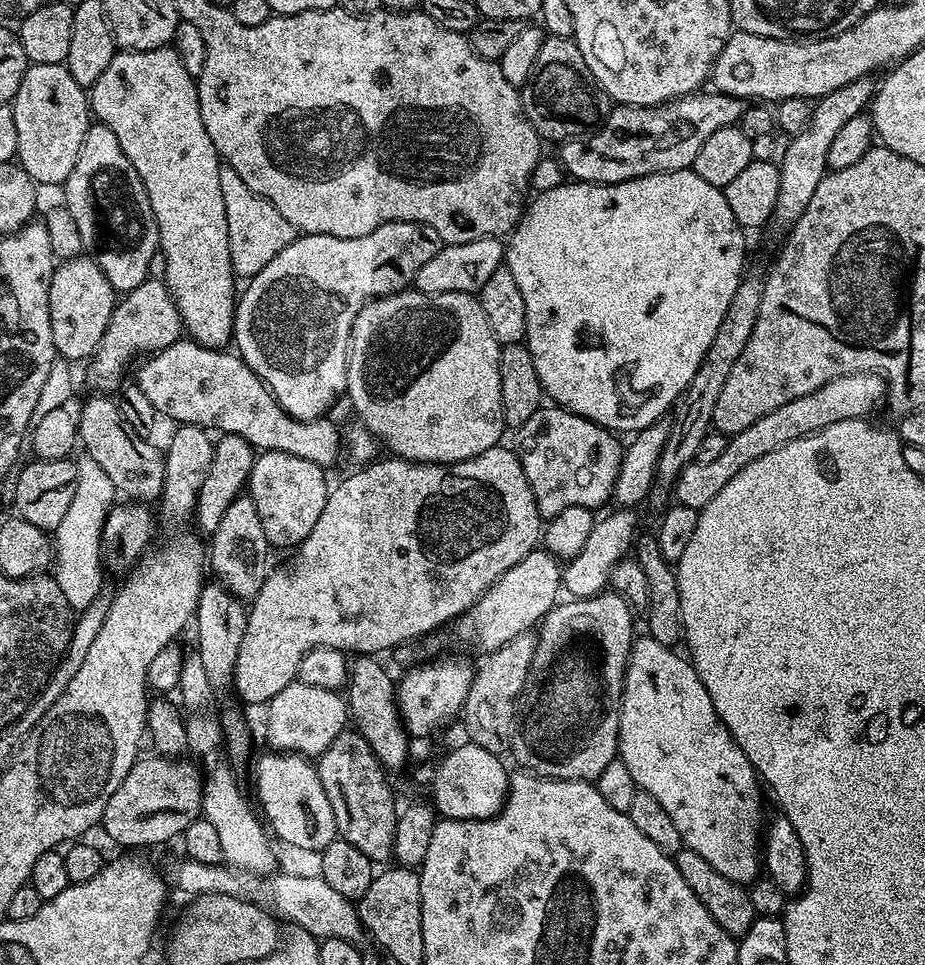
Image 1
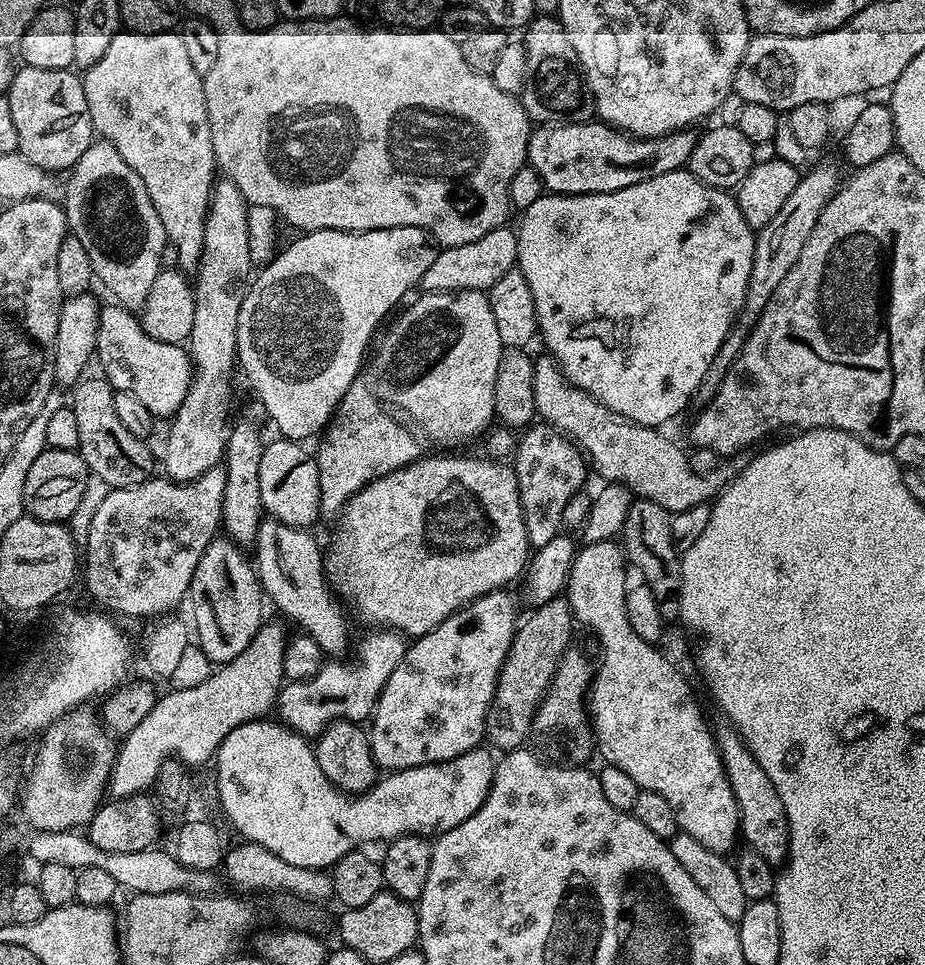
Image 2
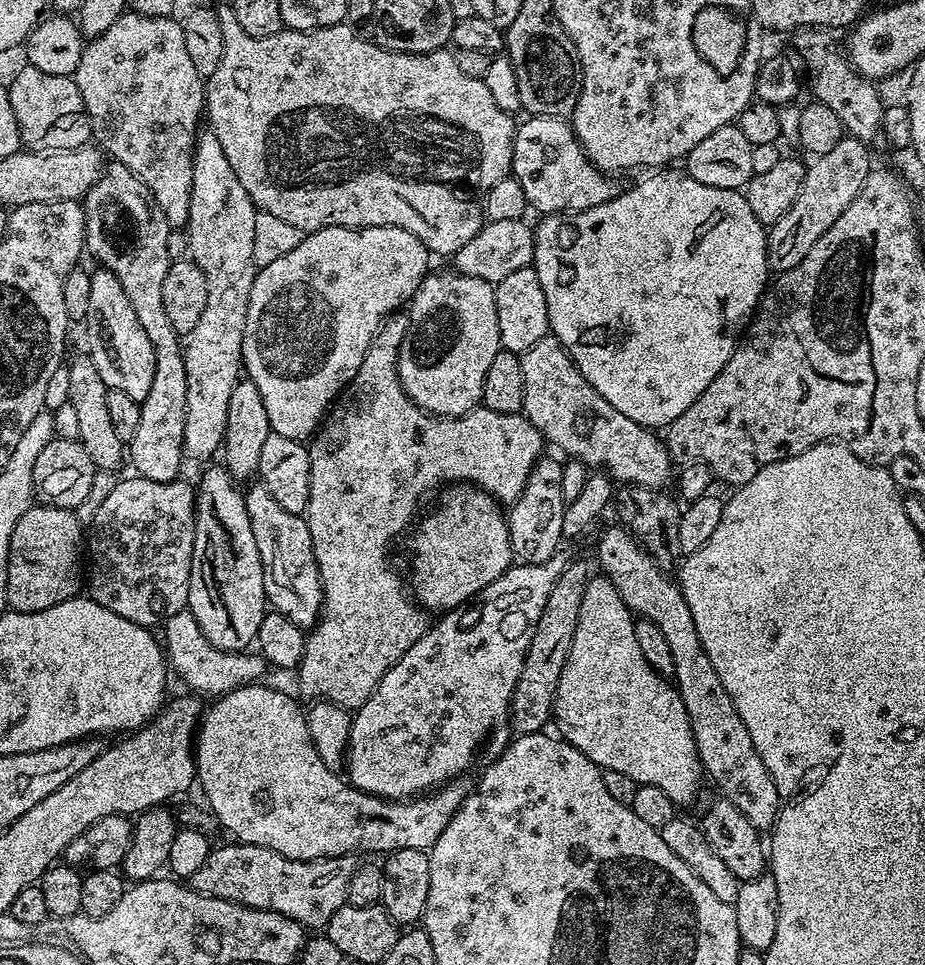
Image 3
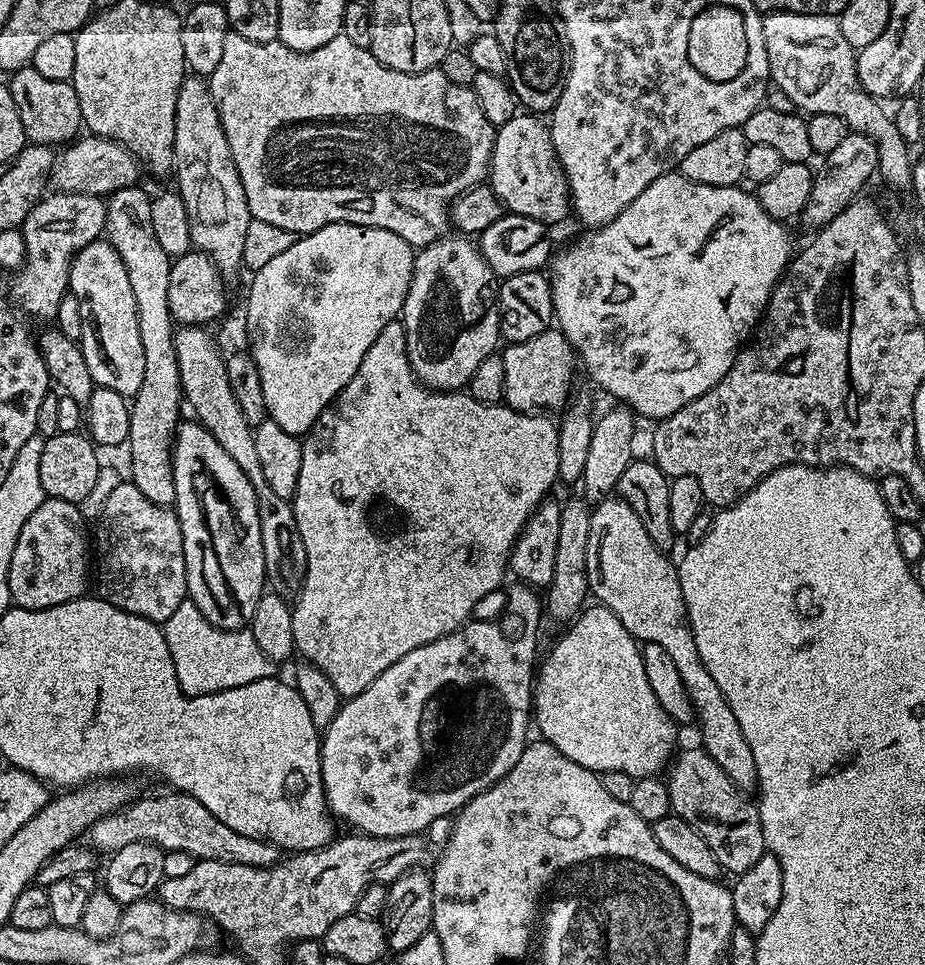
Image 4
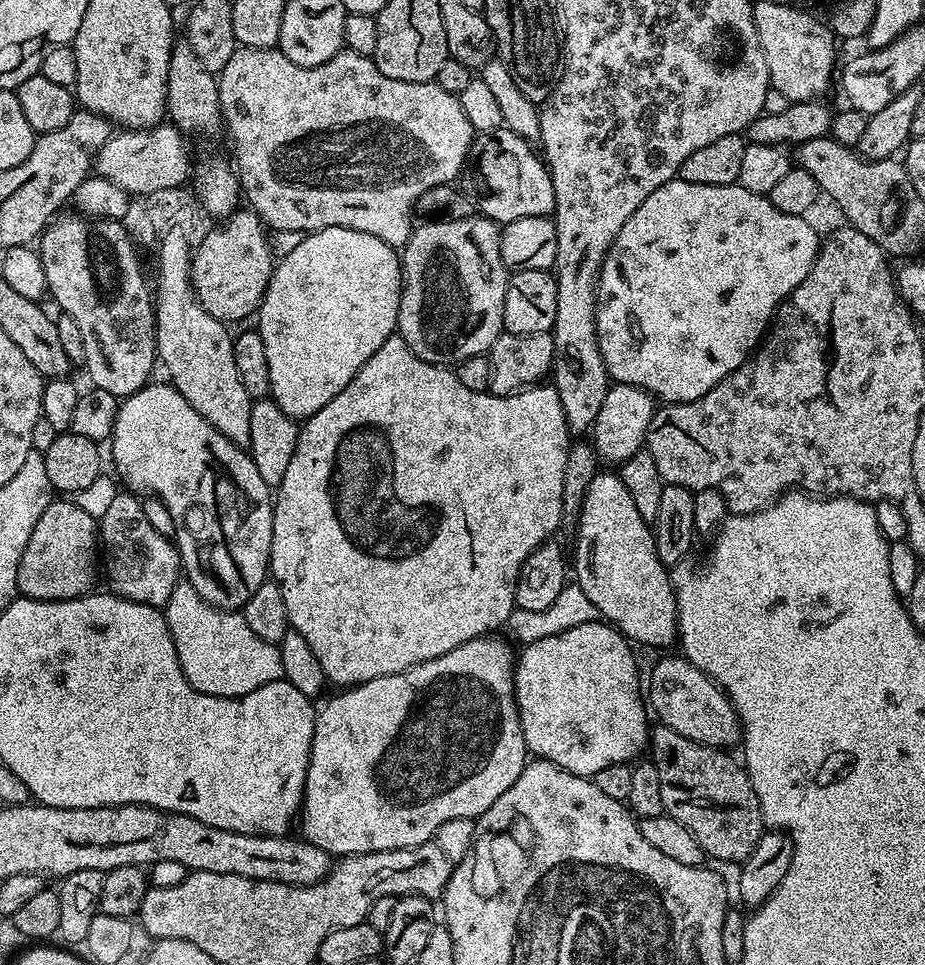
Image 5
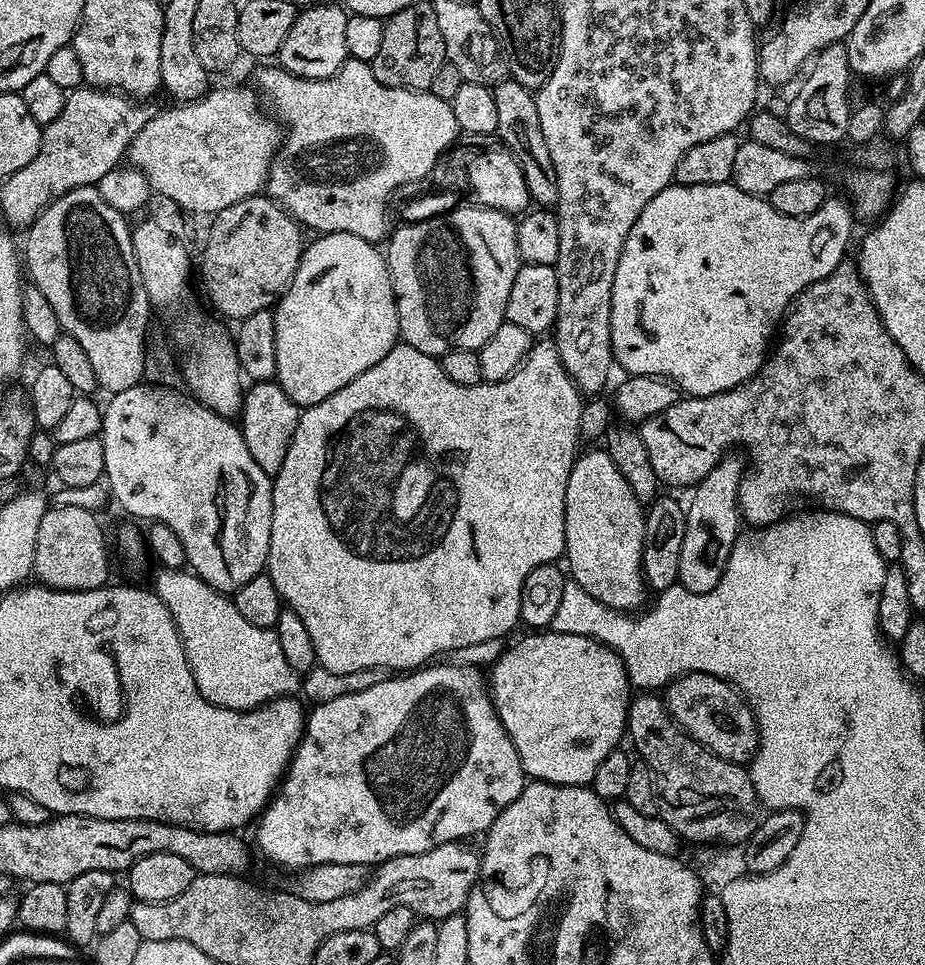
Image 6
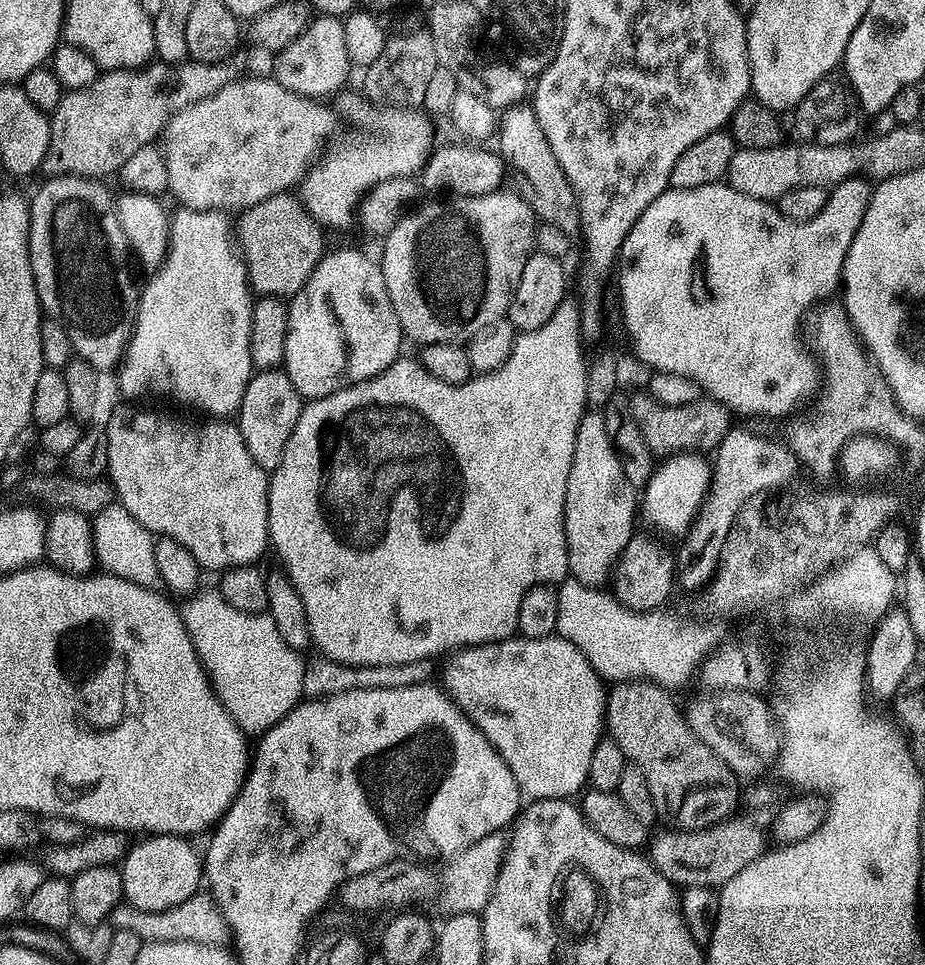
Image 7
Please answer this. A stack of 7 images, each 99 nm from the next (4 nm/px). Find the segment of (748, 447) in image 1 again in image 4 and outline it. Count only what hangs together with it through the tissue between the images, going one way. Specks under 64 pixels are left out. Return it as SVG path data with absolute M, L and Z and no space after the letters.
M559 327L547 328L526 342L508 344L502 352L502 366L506 369L503 403L516 412L563 409L566 404L564 395L572 388L572 375L578 372L578 358L572 344L564 337Z

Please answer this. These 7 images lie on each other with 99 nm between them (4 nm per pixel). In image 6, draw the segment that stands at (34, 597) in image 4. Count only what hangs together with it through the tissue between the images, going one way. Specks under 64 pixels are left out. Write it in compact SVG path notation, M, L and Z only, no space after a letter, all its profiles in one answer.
M78 506L49 507L38 526L33 575L43 587L62 592L84 592L103 588L109 581L110 564L104 530L95 513Z

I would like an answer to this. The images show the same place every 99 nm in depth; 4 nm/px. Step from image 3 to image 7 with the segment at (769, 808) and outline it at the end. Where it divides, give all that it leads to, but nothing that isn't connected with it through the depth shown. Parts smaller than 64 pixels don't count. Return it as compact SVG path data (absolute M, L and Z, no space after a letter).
M600 410L585 411L574 438L574 462L571 462L570 478L566 482L566 506L564 507L564 529L568 547L568 570L571 579L577 584L591 588L607 585L617 564L621 563L630 538L637 531L638 490L626 482L622 471L622 462L612 445L610 434L606 430L604 413Z

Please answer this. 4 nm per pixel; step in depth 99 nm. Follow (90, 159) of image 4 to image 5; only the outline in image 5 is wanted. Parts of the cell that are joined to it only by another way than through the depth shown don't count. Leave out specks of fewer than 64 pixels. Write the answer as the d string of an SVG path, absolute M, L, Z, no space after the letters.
M161 122L154 128L117 131L96 154L95 175L139 198L145 198L154 190L187 185L194 160L188 157L188 144L184 140L187 140L185 133L171 122Z

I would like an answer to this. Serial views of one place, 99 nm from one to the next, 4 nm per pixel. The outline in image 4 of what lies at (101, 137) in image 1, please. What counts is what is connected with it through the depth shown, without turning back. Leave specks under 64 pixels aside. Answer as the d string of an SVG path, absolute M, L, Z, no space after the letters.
M133 186L130 188L123 188L117 192L112 193L106 200L108 209L106 210L106 226L104 227L104 236L108 243L114 246L114 250L118 250L118 258L122 258L122 262L126 266L126 274L130 274L130 287L134 290L134 306L138 310L138 331L142 334L142 358L144 359L144 365L142 366L142 386L138 386L135 396L131 397L130 407L132 413L130 414L130 434L128 435L128 442L126 445L126 451L132 455L132 476L130 476L130 482L134 486L138 486L138 490L146 498L150 498L150 502L154 502L158 506L167 508L175 505L176 495L174 494L174 474L172 473L172 445L175 441L178 431L178 425L181 423L182 417L180 417L180 404L182 408L182 401L184 400L184 391L180 385L180 375L178 374L178 354L174 350L174 338L176 337L177 325L172 319L170 314L170 270L172 269L172 260L168 256L165 250L162 250L158 244L157 235L154 234L154 225L151 221L151 204L149 194L143 192L140 186Z

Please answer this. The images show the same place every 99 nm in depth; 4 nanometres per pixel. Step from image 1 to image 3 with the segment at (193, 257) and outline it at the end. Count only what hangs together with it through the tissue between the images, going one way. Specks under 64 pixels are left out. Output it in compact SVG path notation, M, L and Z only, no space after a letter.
M125 11L106 34L85 43L74 79L90 118L92 140L115 163L126 166L126 170L143 182L152 195L153 205L162 210L173 229L183 229L190 214L190 190L194 178L192 152L202 128L200 120L202 124L206 112L206 80L194 70L194 62L190 62L180 20L172 16L143 16Z

